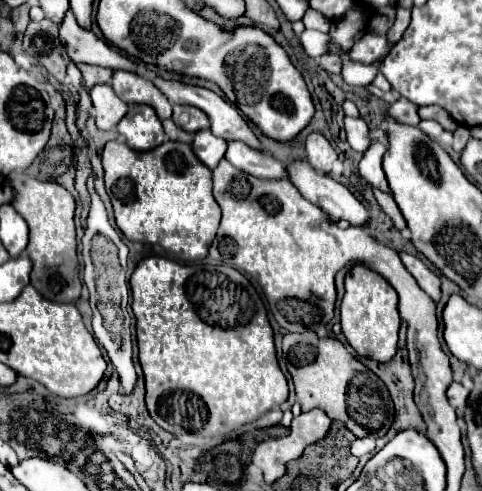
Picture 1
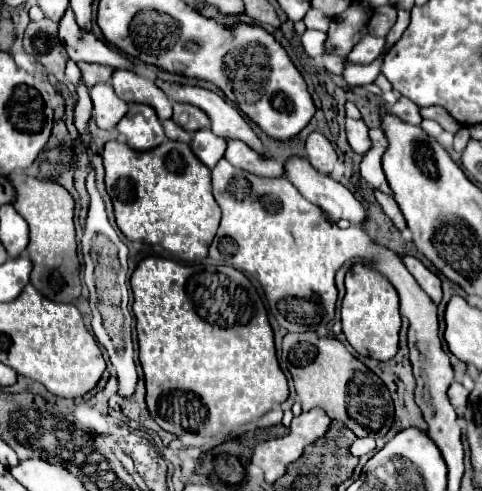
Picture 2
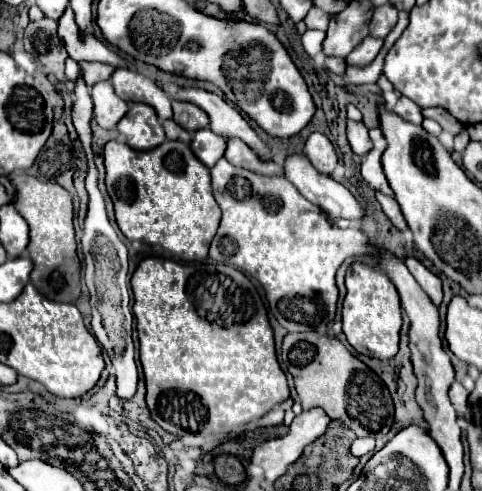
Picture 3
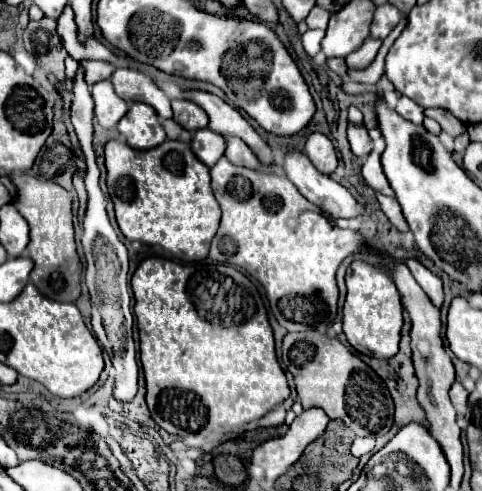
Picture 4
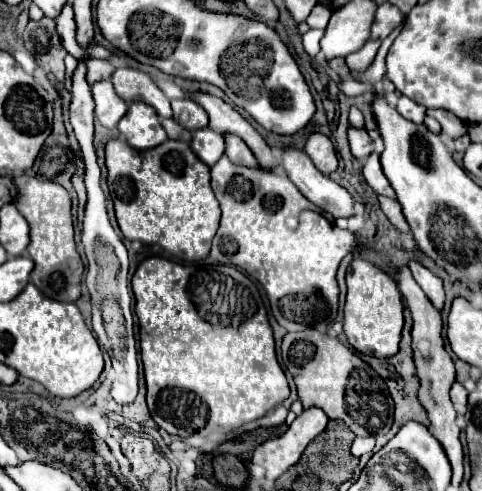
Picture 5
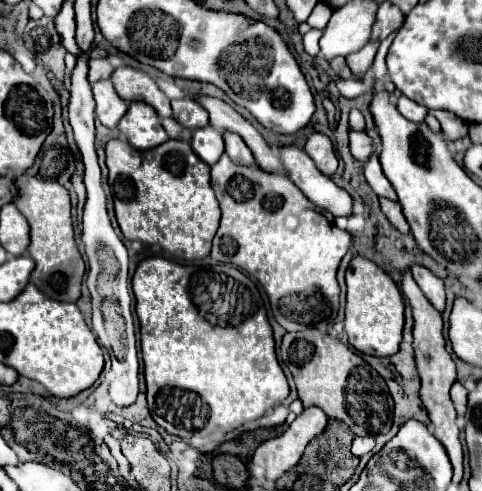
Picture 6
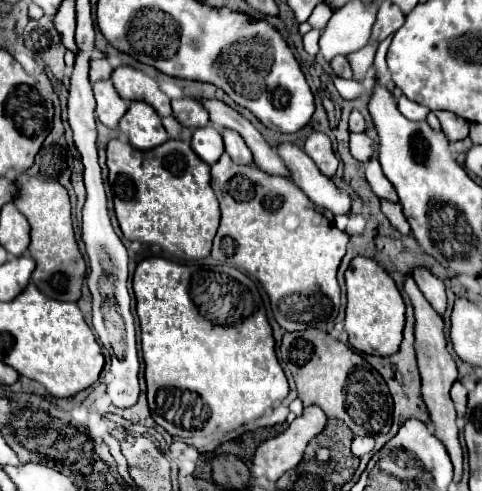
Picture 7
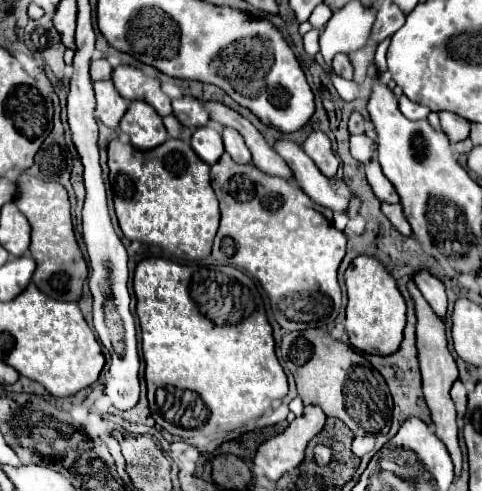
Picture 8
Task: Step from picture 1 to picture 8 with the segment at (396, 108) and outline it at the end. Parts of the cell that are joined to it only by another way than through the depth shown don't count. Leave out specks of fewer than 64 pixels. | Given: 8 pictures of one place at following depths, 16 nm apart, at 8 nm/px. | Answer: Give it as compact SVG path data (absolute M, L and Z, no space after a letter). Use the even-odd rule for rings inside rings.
M404 94L398 98L398 108L408 120L424 120L430 114L430 110L426 106L420 106L420 104L408 100Z

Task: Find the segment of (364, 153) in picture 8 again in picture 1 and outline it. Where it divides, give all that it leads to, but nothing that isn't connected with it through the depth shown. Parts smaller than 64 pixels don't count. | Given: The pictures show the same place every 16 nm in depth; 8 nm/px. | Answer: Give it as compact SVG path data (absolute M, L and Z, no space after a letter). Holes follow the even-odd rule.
M346 116L344 118L344 128L346 128L346 134L348 134L348 144L358 150L358 152L364 152L370 144L370 136L368 136L368 126L362 118L352 118L352 116Z

